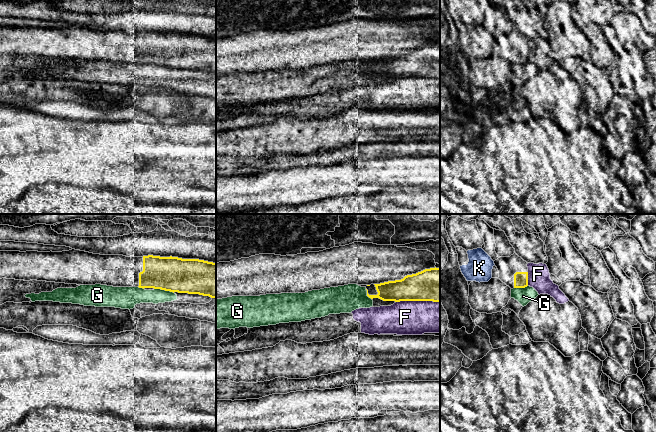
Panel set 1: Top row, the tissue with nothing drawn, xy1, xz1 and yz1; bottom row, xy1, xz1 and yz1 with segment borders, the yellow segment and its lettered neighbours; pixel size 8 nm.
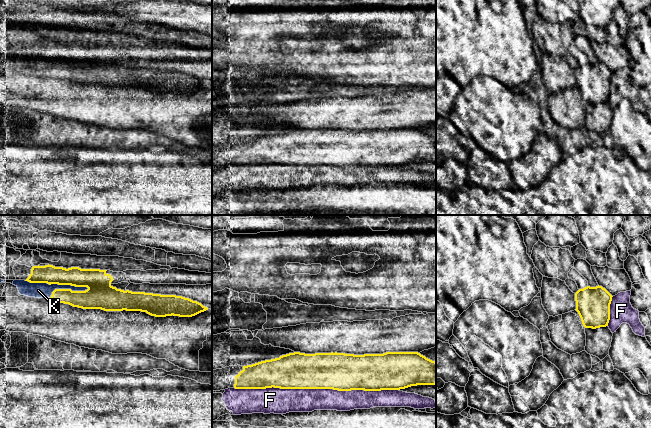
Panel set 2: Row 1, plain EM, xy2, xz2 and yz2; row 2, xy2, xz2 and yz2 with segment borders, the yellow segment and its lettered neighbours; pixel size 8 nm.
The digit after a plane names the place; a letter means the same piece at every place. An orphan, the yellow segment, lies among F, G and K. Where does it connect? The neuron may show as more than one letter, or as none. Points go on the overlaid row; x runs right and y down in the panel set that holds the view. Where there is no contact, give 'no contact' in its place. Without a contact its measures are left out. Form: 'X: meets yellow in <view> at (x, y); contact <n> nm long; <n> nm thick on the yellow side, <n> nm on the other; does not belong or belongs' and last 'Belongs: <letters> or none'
F: meets yellow in xz2 at (316, 388); contact 1300 nm long; 300 nm thick on the yellow side, 190 nm on the other; does not belong
G: meets yellow in xy1 at (164, 289); contact 170 nm long; 280 nm thick on the yellow side, 140 nm on the other; does not belong
K: meets yellow in xy2 at (56, 283); contact 500 nm long; 160 nm thick on the yellow side, 130 nm on the other; does not belong
Belongs: none

